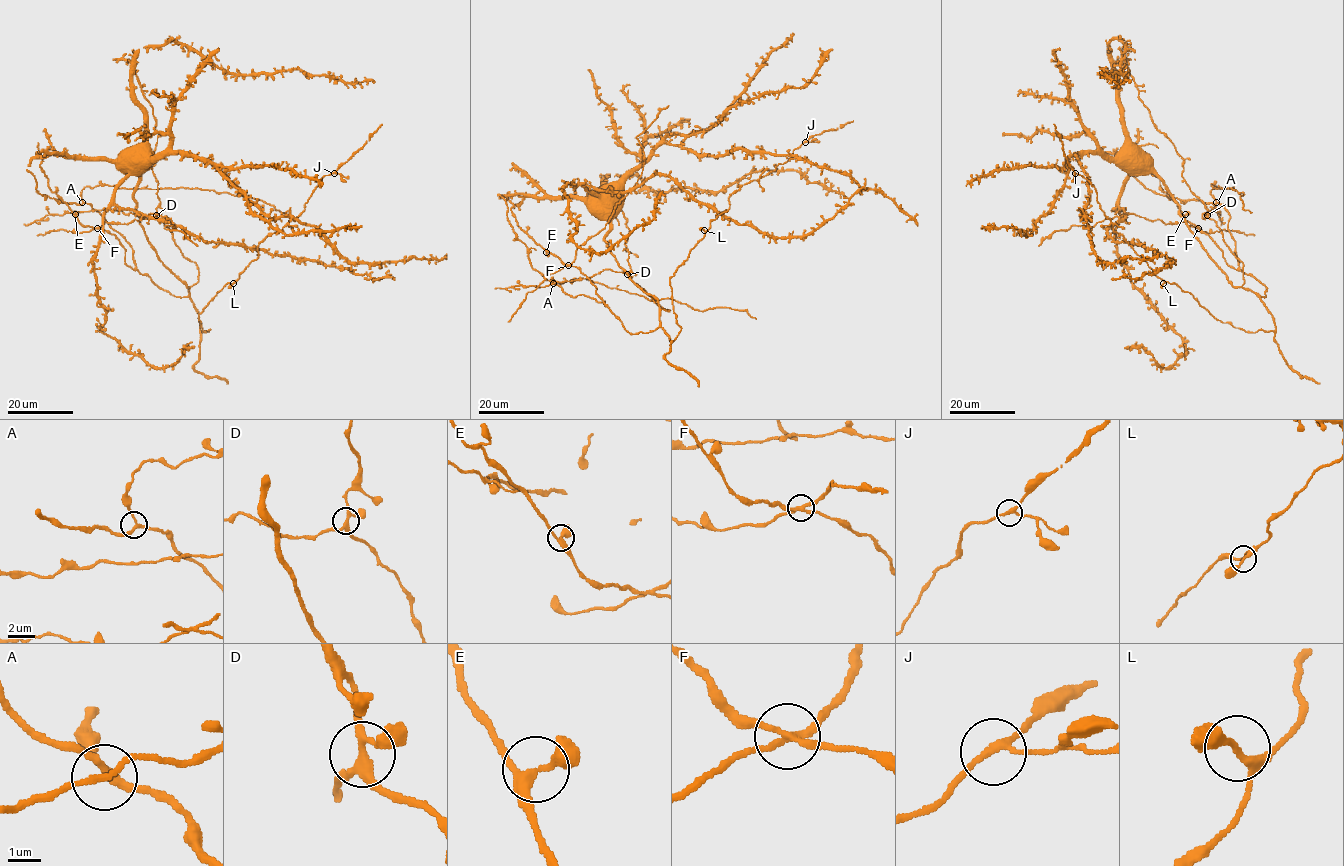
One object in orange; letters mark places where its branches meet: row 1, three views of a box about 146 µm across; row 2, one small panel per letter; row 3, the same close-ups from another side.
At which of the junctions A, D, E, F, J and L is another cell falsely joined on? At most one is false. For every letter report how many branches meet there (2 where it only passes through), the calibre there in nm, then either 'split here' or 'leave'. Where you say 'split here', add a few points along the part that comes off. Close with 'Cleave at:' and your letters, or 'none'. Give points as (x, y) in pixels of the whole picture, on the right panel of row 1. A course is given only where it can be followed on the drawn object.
A: 3 | 200 nm | leave
D: 4 | 280 nm | leave
E: 3 | 280 nm | leave
F: 4 | 220 nm | split here | (1198, 228), (1188, 221), (1165, 224), (1129, 213), (1107, 218), (1090, 229), (1072, 225), (1055, 230), (1038, 246)
J: 3 | 190 nm | leave
L: 3 | 200 nm | leave
Cleave at: F

